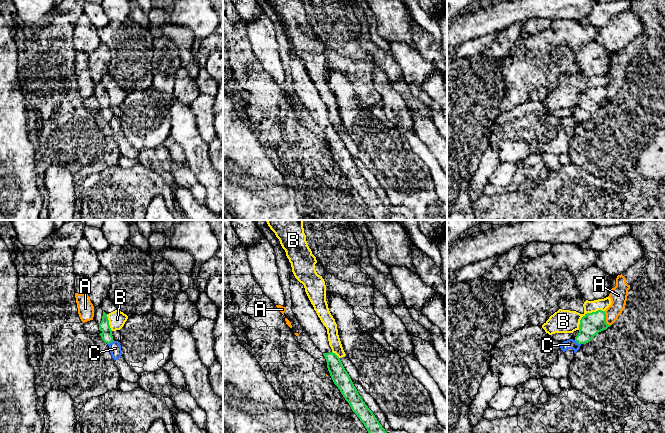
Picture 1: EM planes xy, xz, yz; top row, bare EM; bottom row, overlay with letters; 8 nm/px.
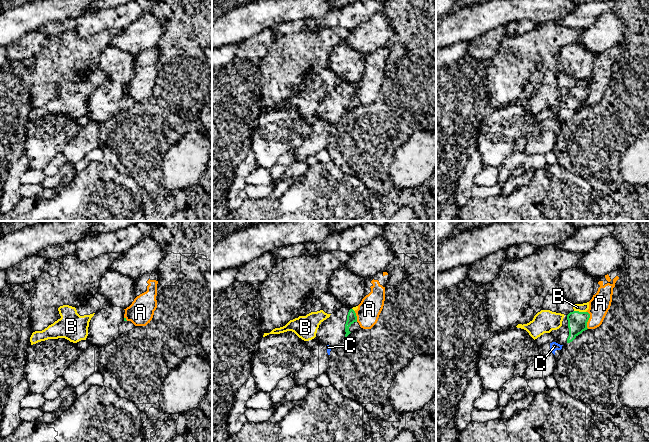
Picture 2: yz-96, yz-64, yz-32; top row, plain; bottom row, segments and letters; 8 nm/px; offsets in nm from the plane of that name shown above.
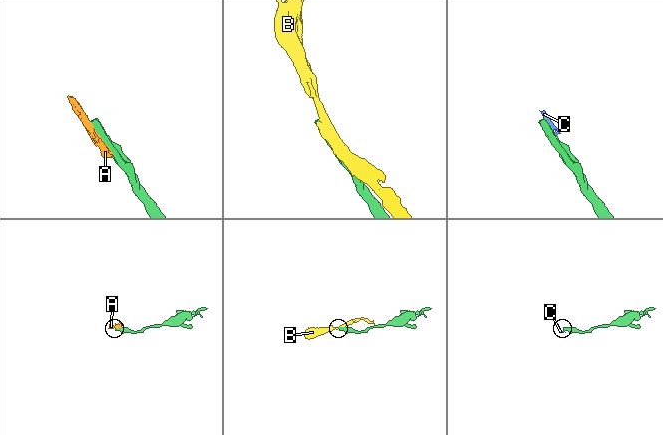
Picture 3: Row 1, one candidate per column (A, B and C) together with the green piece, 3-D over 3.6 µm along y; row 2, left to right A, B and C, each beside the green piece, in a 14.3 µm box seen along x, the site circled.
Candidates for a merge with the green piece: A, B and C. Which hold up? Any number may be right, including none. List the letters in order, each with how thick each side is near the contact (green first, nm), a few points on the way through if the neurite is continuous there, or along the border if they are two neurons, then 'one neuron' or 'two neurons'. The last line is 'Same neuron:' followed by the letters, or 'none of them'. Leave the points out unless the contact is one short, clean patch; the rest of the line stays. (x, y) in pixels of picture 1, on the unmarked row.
A: calibres 180 and 140 nm; two neurons
B: calibres 180 and 190 nm; two neurons
C: calibres 180 and 80 nm; border yz (574, 116), (580, 120); two neurons
Same neuron: none of them

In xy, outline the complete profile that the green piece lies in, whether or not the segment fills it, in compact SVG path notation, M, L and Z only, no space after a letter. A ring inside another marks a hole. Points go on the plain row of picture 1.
M100 82L94 83L93 96L99 100L98 110L101 112L102 116L107 120L112 119L114 116L112 112L112 106L109 101L109 96L107 90L102 86Z

